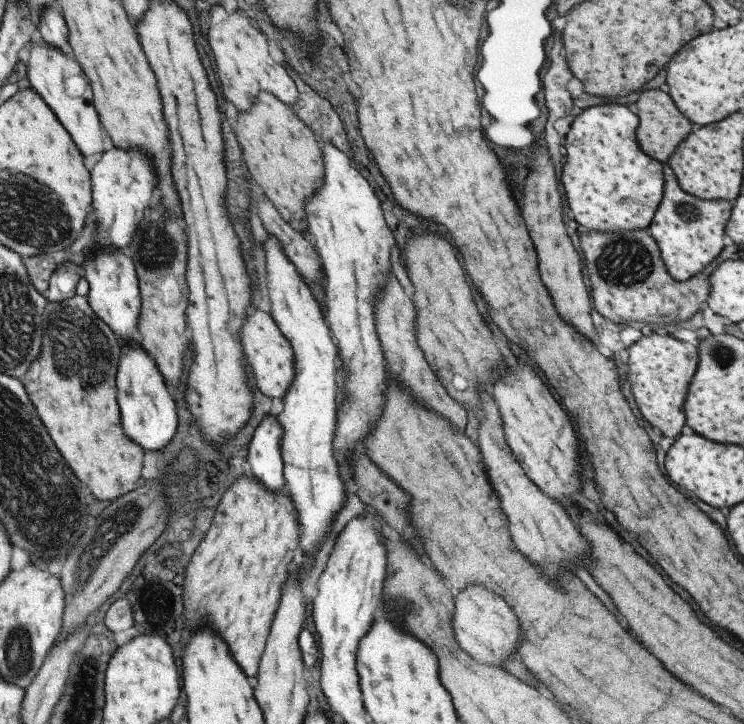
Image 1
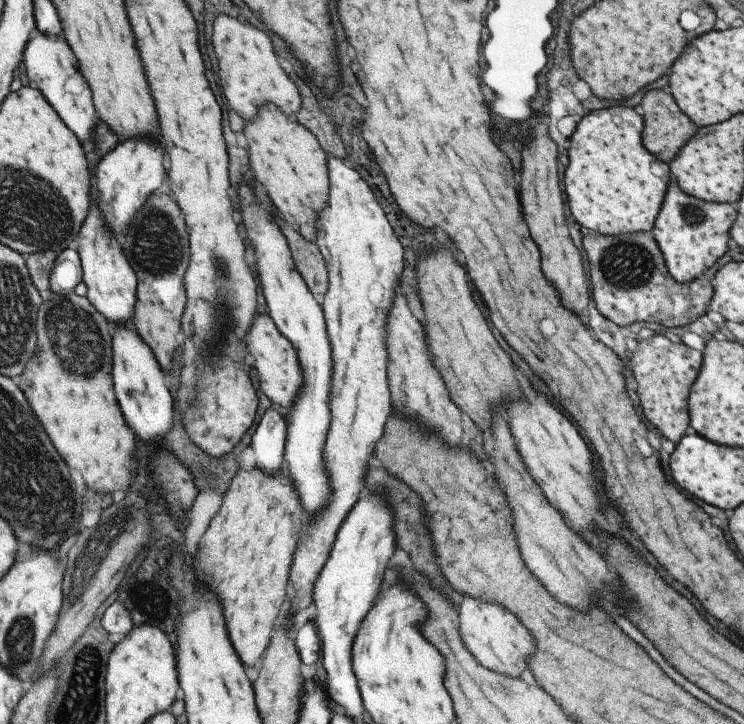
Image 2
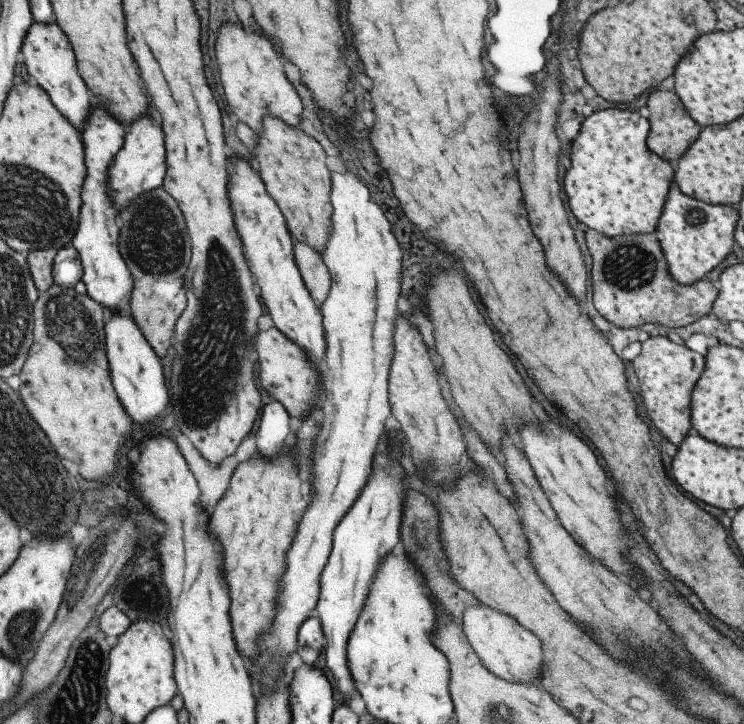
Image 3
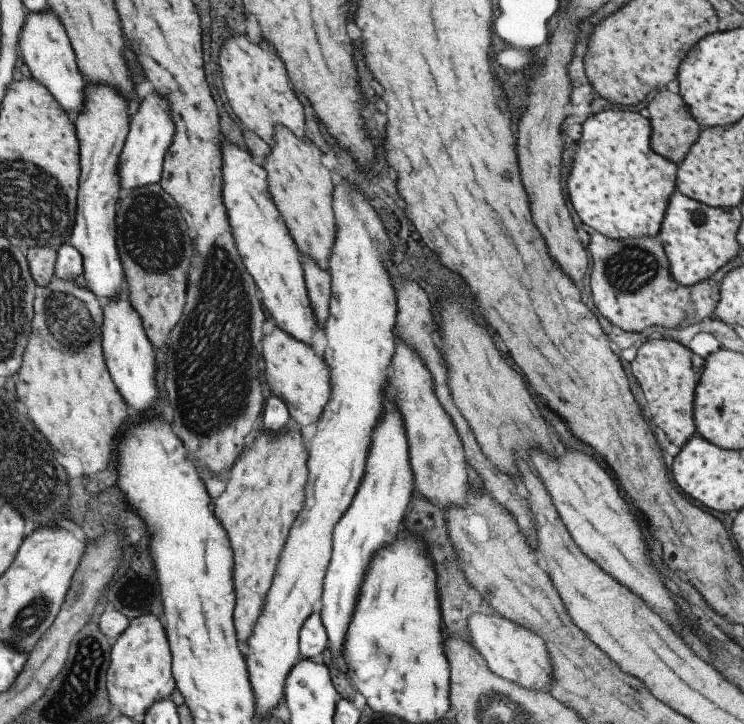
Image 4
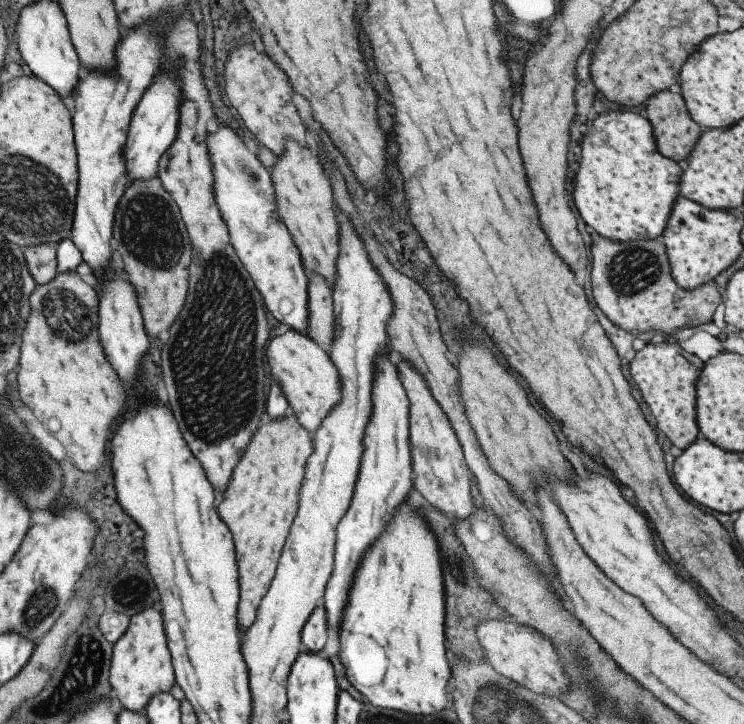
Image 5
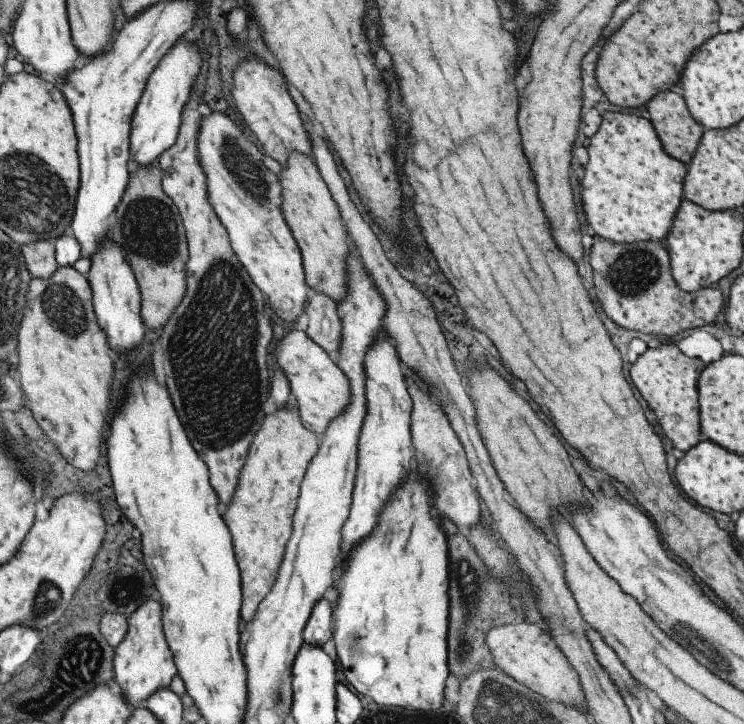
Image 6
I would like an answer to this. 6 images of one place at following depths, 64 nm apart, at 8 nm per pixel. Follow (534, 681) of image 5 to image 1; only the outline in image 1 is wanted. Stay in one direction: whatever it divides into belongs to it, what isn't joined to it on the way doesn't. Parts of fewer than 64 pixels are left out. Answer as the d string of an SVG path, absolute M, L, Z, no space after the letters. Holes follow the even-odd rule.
M479 586L465 588L457 596L454 594L454 611L452 612L452 631L456 643L475 662L504 668L504 661L514 653L517 653L521 632L517 618L507 608L507 604L495 596L493 592L487 592Z

